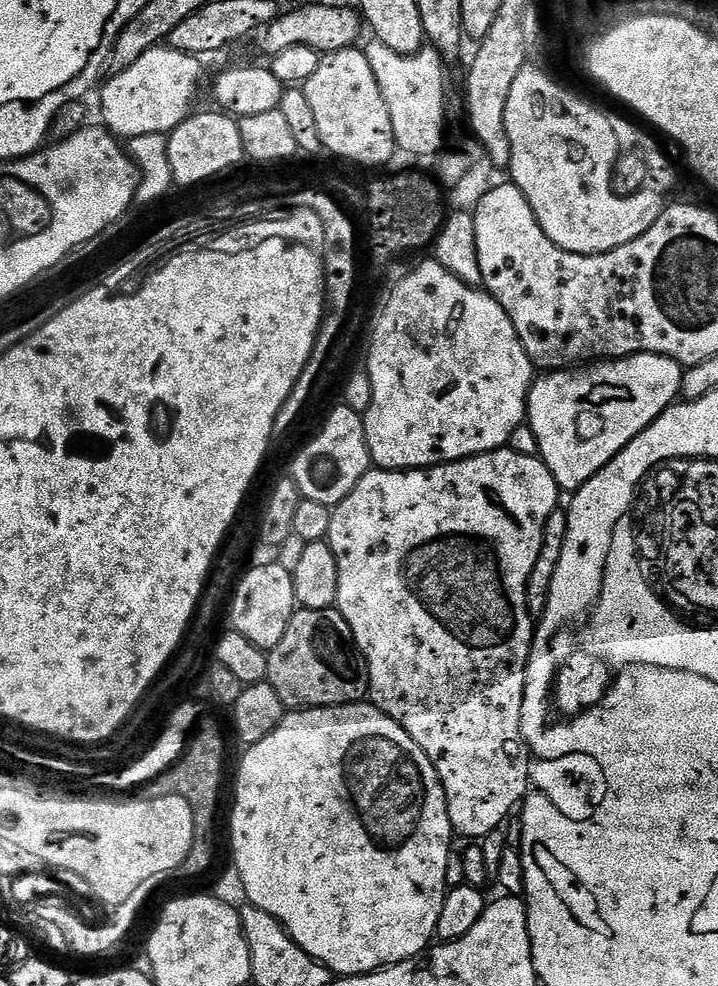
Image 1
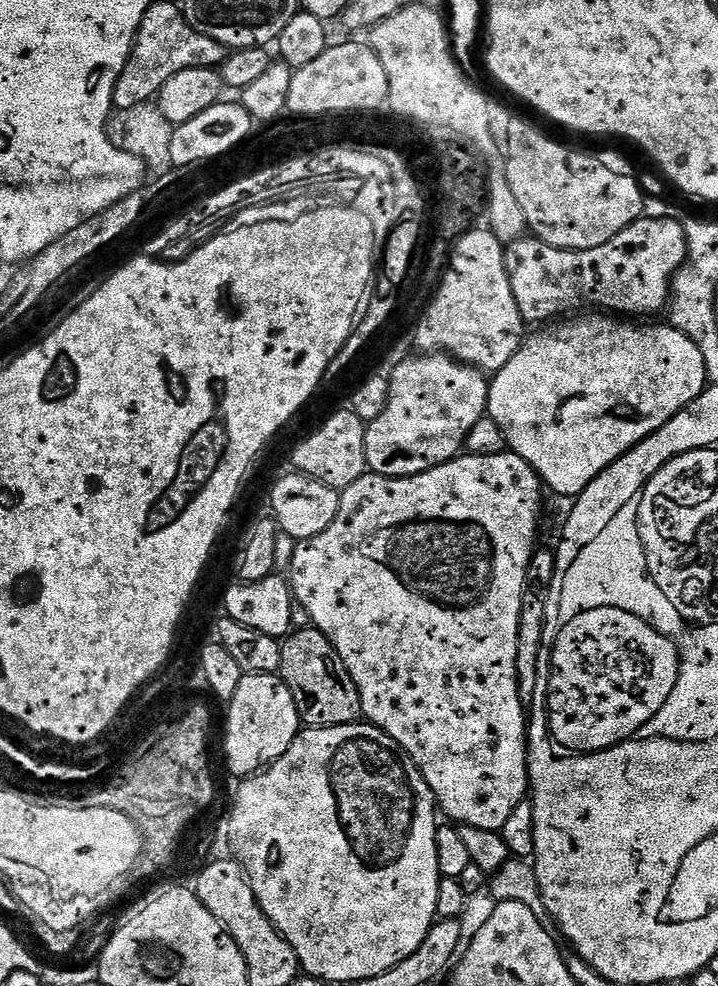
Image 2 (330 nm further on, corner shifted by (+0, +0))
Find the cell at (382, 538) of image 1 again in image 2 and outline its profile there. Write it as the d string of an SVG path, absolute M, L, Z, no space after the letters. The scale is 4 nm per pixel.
M506 450L502 454L490 454L489 456L461 454L455 460L448 460L445 464L434 466L417 476L377 476L375 474L366 474L362 478L358 478L358 482L354 482L340 492L340 505L338 506L338 514L334 518L334 522L330 522L330 526L326 530L322 530L322 534L318 534L314 539L302 540L297 543L294 550L294 558L289 562L286 569L286 579L292 589L295 603L306 610L311 627L316 628L322 634L326 634L326 638L334 646L338 658L342 658L342 662L346 666L346 670L350 674L350 678L360 695L362 710L364 711L363 719L367 723L373 724L375 728L382 729L390 738L394 738L397 746L416 763L416 768L422 774L425 782L428 783L428 789L432 792L432 798L436 801L439 811L443 815L445 812L452 819L449 821L455 822L460 826L474 827L482 831L499 833L501 830L504 830L504 827L508 824L508 819L512 816L512 811L523 800L525 803L526 797L530 792L528 783L528 722L526 719L526 706L520 701L516 663L518 662L518 618L520 617L520 611L524 608L524 589L528 583L528 563L532 561L532 553L537 547L536 526L540 522L540 488L542 489L542 481L536 475L535 470L516 452L511 450Z

